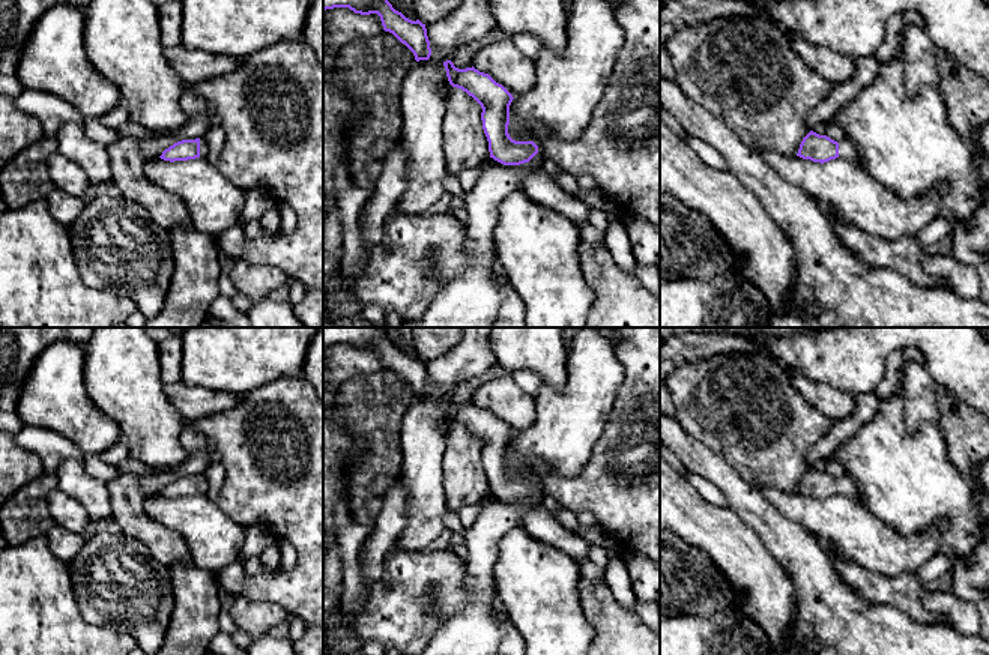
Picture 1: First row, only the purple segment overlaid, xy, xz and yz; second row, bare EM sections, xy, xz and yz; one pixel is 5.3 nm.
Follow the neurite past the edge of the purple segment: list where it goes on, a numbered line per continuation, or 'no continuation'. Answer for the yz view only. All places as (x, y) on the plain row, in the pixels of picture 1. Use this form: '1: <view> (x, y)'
1: yz (846, 485)

